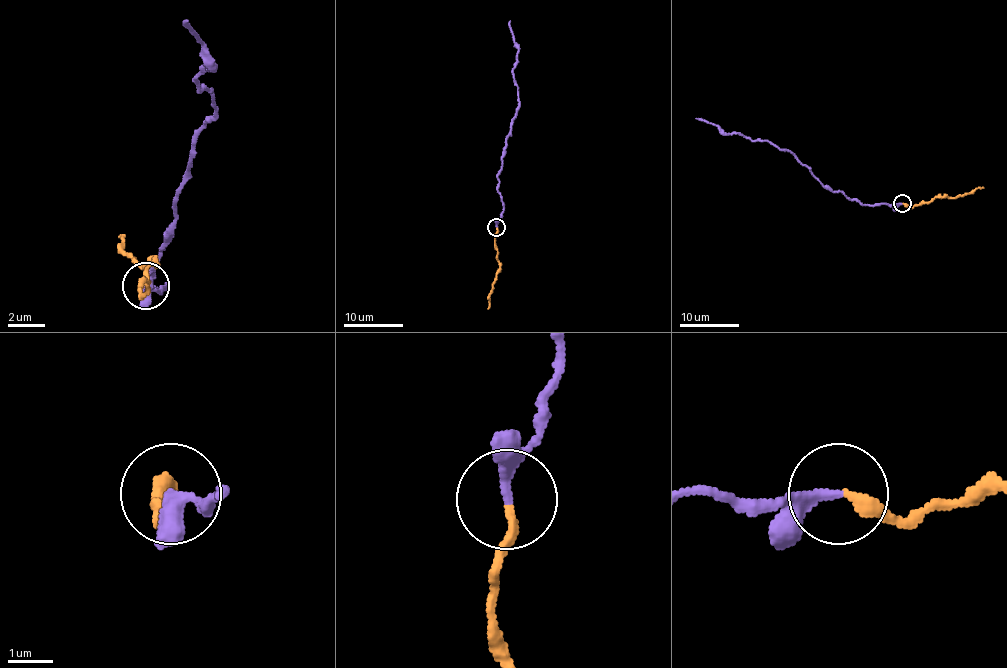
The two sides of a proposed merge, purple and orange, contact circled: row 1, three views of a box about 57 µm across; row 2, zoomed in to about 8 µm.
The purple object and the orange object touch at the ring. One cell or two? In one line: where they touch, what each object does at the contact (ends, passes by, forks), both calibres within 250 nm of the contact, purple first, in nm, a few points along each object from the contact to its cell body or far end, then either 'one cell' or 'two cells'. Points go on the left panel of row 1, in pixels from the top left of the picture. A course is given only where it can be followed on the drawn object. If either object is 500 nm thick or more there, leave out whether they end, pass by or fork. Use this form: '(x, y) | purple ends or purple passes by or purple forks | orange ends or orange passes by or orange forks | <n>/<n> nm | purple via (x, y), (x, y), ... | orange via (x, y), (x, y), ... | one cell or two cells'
(145, 285) | purple passes by | orange ends | 200/240 nm | purple via (144, 284), (168, 284), (149, 289), (149, 275), (191, 140), (214, 117), (195, 80), (214, 66), (186, 19) | orange via (144, 284), (154, 266), (140, 266), (121, 238), (116, 238) | one cell

